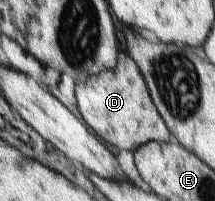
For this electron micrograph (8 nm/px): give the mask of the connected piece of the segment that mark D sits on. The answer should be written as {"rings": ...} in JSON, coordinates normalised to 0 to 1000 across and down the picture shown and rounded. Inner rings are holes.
{"rings":[[[563,249],[526,348],[479,348],[344,418],[344,478],[395,617],[498,726],[619,761],[674,706],[786,706],[805,687],[702,493],[665,358],[586,249]]]}

